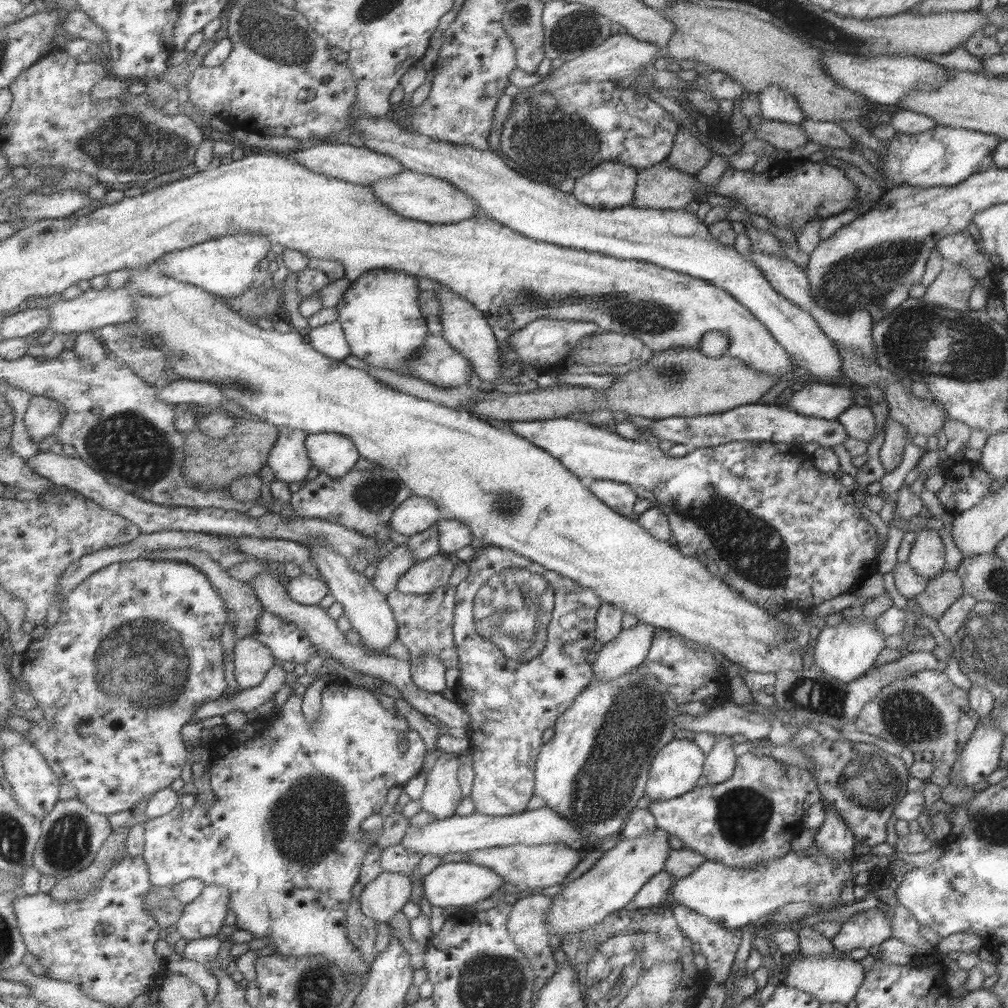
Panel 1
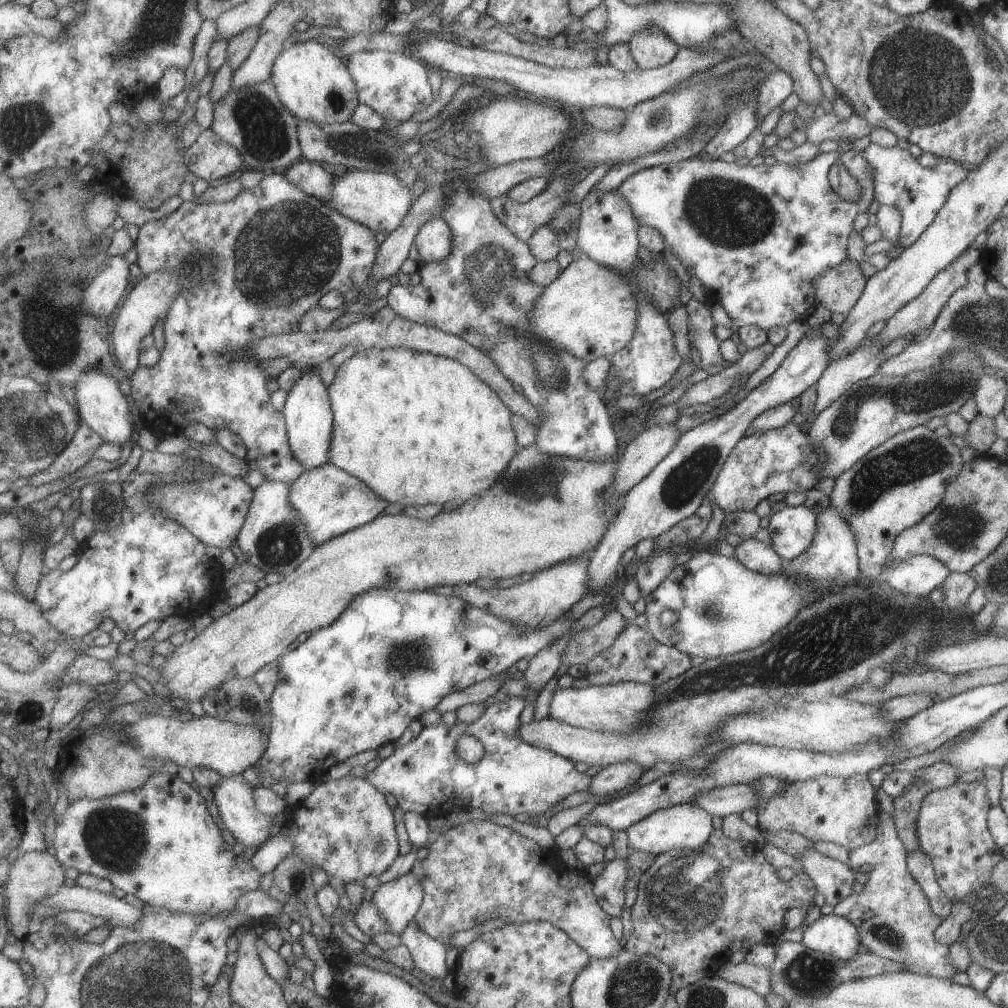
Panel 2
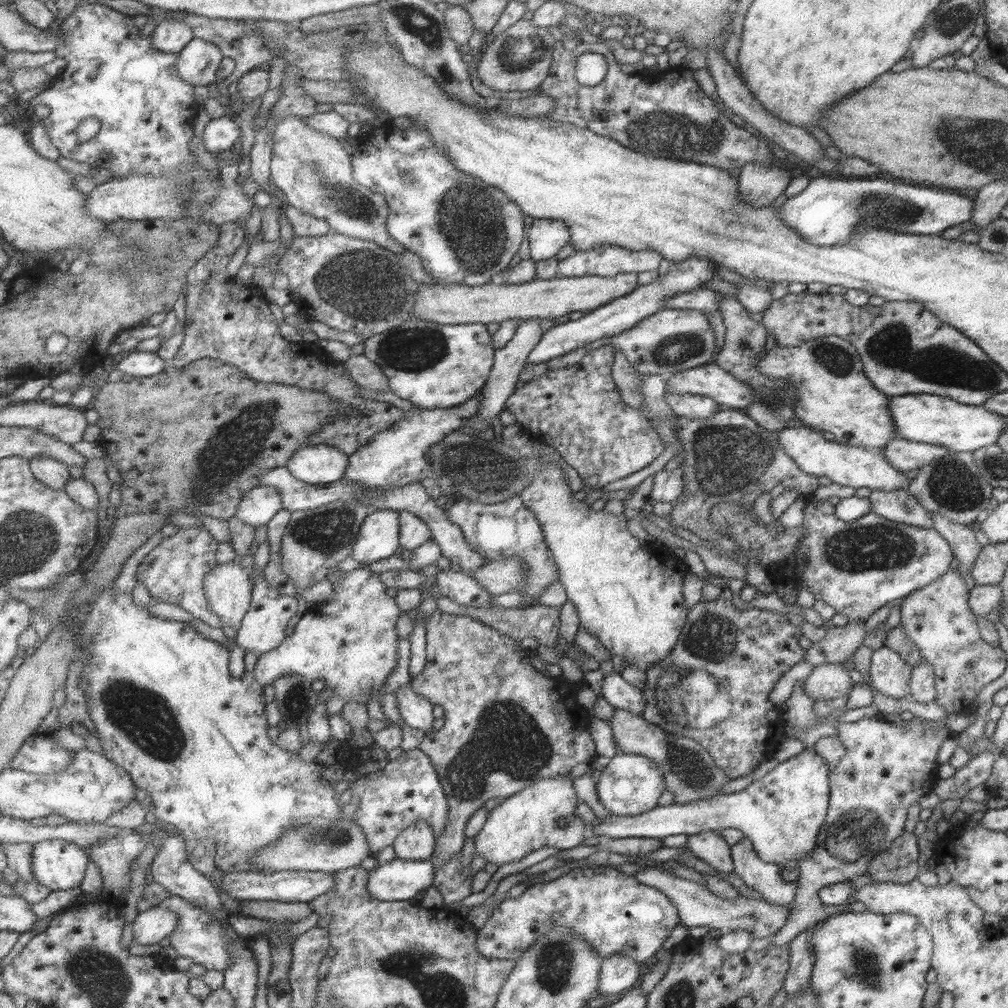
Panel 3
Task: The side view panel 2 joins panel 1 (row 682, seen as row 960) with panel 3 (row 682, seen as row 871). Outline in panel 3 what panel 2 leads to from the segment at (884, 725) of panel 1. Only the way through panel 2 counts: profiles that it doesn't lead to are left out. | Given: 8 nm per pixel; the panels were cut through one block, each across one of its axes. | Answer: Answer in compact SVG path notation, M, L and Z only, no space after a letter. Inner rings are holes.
M885 646L873 651L870 664L868 676L875 691L892 699L907 699L911 667Z

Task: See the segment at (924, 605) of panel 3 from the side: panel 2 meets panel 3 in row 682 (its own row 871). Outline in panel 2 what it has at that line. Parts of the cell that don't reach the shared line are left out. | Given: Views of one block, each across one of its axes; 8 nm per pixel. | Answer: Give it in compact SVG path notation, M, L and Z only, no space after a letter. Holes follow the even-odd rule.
M979 781L932 789L921 802L915 824L919 849L929 856L937 885L951 904L989 885L989 870L1003 858L987 828L990 808L984 782Z

